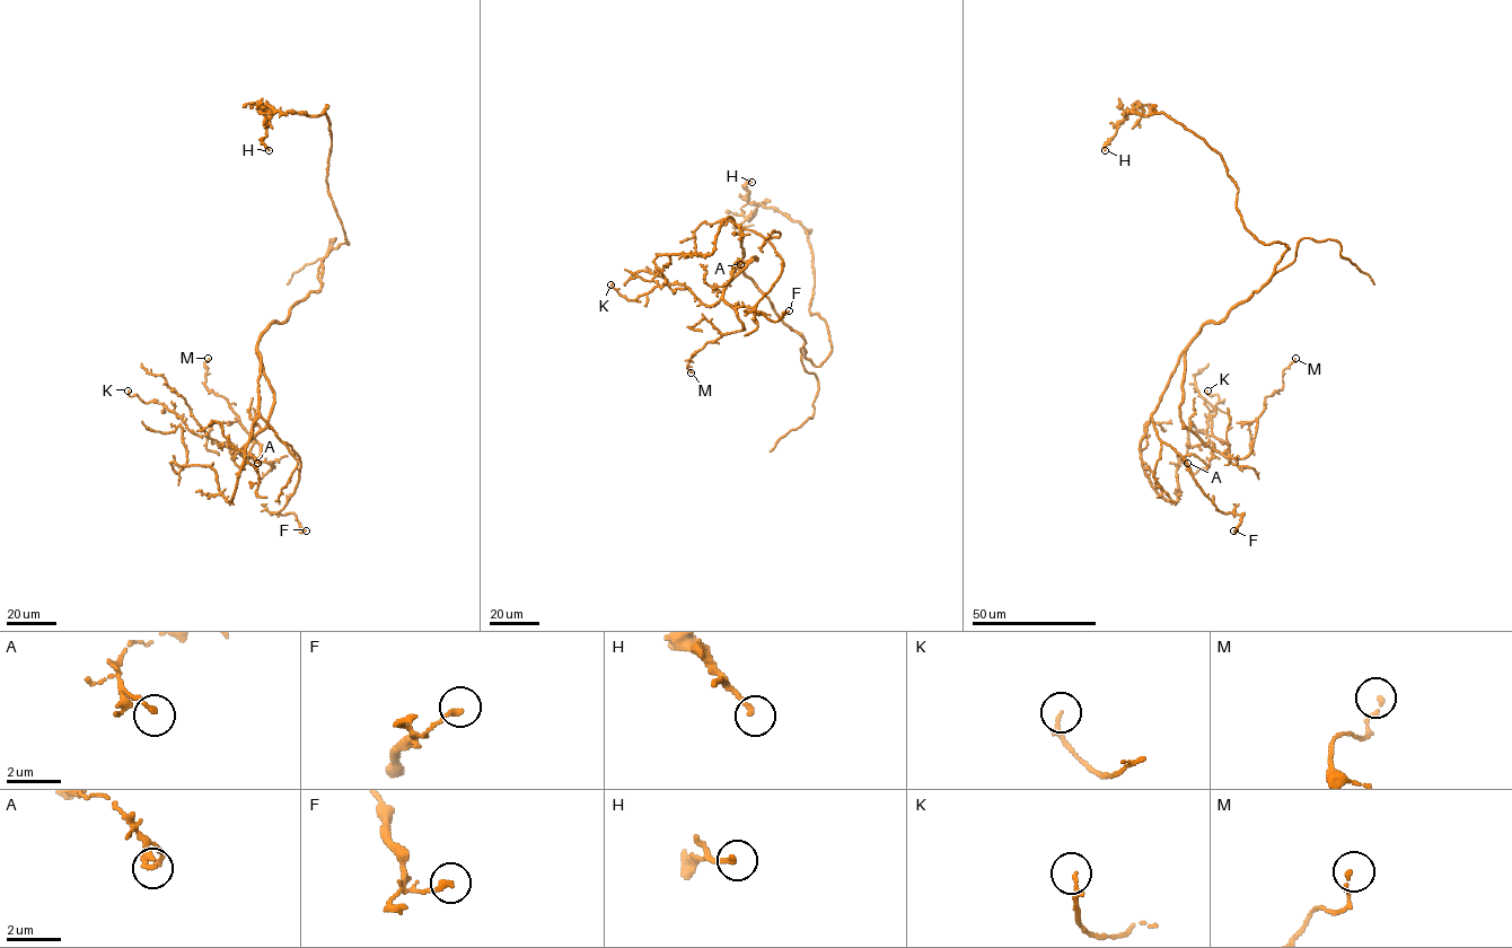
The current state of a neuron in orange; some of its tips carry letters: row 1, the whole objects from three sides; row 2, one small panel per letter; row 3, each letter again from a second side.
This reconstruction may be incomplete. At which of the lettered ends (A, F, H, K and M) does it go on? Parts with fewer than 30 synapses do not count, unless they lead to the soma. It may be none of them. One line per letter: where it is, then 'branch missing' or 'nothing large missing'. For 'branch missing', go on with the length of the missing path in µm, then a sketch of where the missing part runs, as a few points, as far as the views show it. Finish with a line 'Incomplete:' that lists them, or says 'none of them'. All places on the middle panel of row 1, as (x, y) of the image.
A: (740, 264) | nothing large missing
F: (789, 310) | nothing large missing
H: (752, 182) | nothing large missing
K: (611, 284) | nothing large missing
M: (691, 372) | nothing large missing
Incomplete: none of them

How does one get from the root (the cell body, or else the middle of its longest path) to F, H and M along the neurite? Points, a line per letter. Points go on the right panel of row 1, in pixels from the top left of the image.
F: (1236, 307), (1202, 327), (1152, 414), (1158, 437), (1185, 459), (1216, 508), (1245, 514), (1233, 530)
H: (1236, 307), (1266, 282), (1289, 248), (1264, 244), (1245, 227), (1222, 158), (1162, 113), (1128, 111), (1105, 150)
M: (1236, 307), (1185, 352), (1180, 418), (1205, 444), (1245, 458), (1265, 397), (1295, 358)

